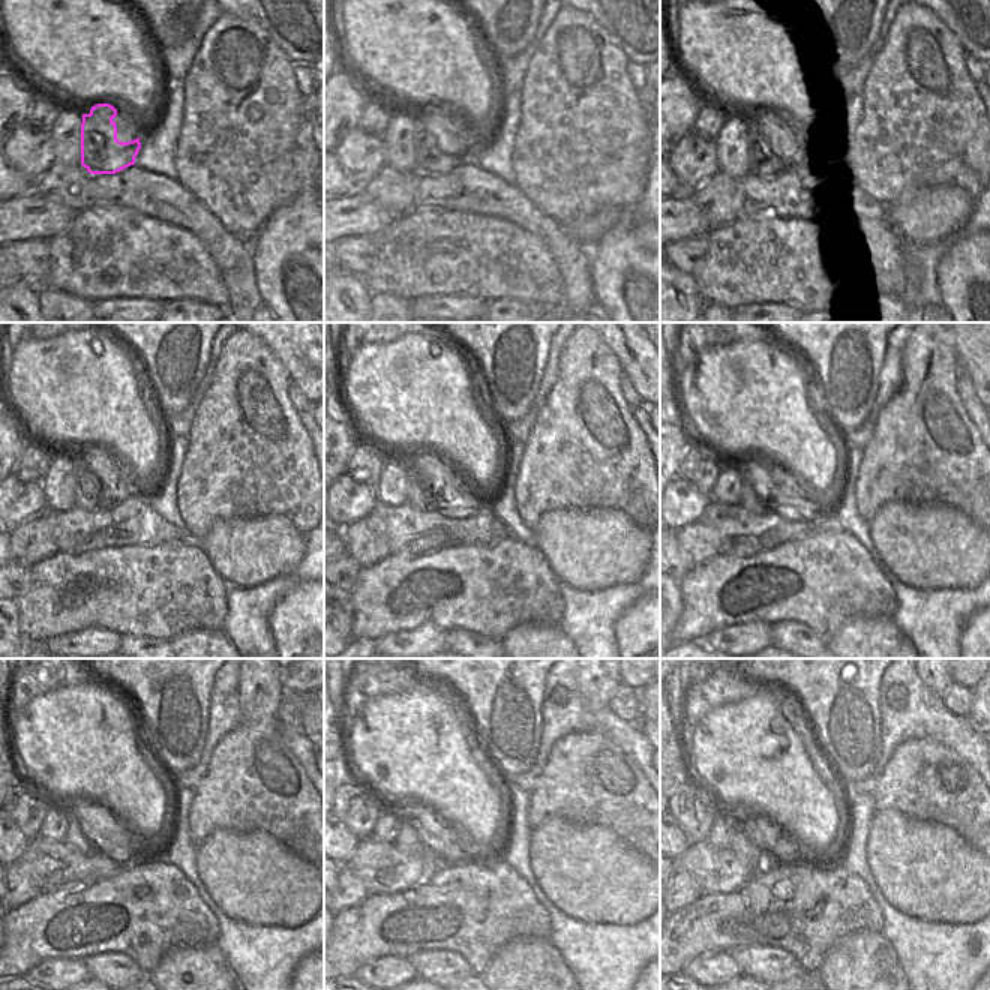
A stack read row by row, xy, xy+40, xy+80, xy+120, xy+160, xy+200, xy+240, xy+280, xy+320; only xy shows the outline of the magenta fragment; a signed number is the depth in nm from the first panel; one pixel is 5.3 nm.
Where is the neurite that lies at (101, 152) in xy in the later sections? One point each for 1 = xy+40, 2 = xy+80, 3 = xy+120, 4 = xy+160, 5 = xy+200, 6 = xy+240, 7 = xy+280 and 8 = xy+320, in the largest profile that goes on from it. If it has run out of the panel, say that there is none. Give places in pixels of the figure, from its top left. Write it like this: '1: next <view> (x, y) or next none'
1: next xy+40 (434, 156)
2: next xy+80 (765, 161)
3: next xy+120 (87, 497)
4: next xy+160 (420, 497)
5: next xy+200 (752, 498)
6: next xy+240 (77, 836)
7: next xy+280 (410, 840)
8: next xy+320 (749, 851)

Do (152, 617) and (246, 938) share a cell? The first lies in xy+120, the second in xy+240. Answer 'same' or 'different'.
different

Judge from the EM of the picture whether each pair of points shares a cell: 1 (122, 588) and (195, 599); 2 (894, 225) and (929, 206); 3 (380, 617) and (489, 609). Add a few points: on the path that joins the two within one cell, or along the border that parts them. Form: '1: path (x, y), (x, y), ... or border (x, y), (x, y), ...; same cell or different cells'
1: path (140, 591), (177, 591); same cell
2: path (903, 224), (912, 222), (920, 215); same cell
3: path (407, 609), (462, 609); same cell

